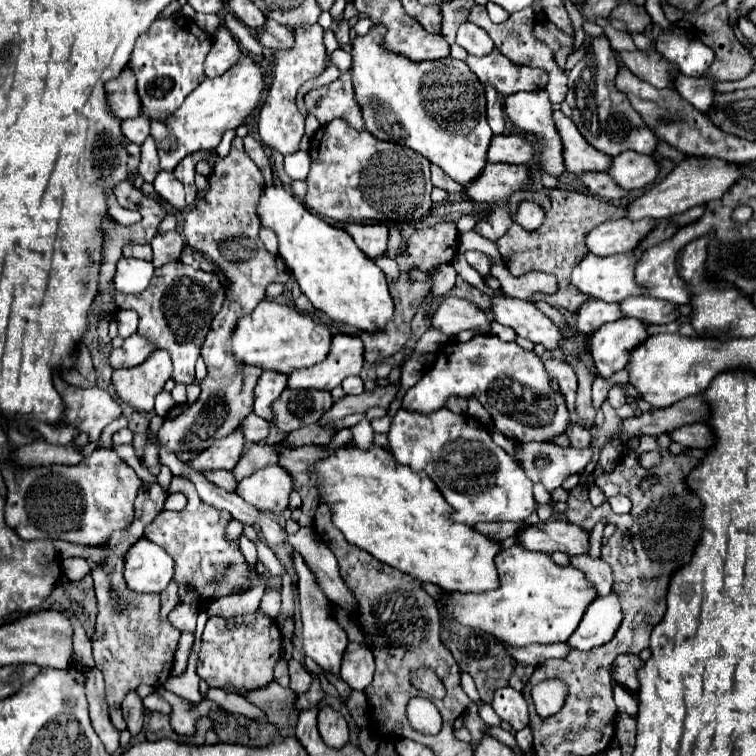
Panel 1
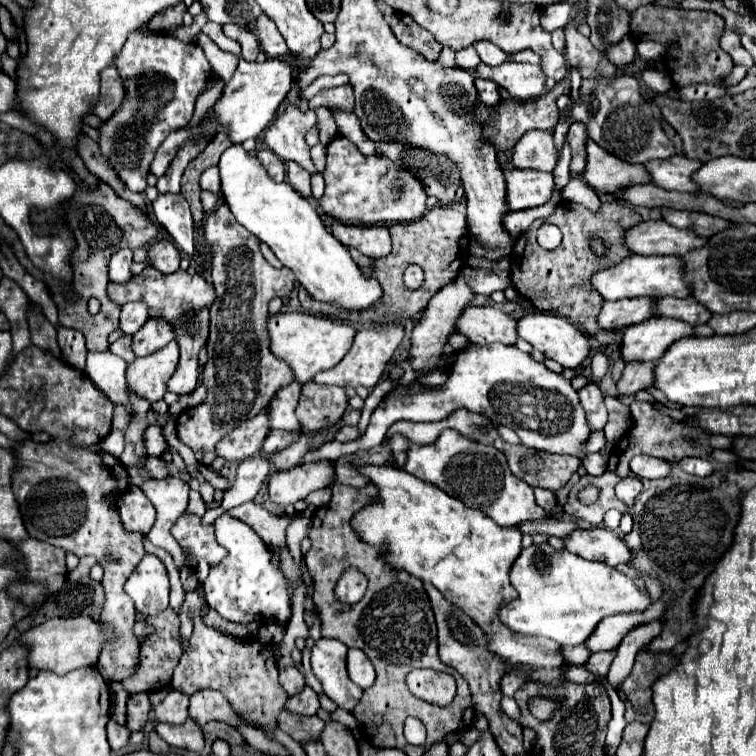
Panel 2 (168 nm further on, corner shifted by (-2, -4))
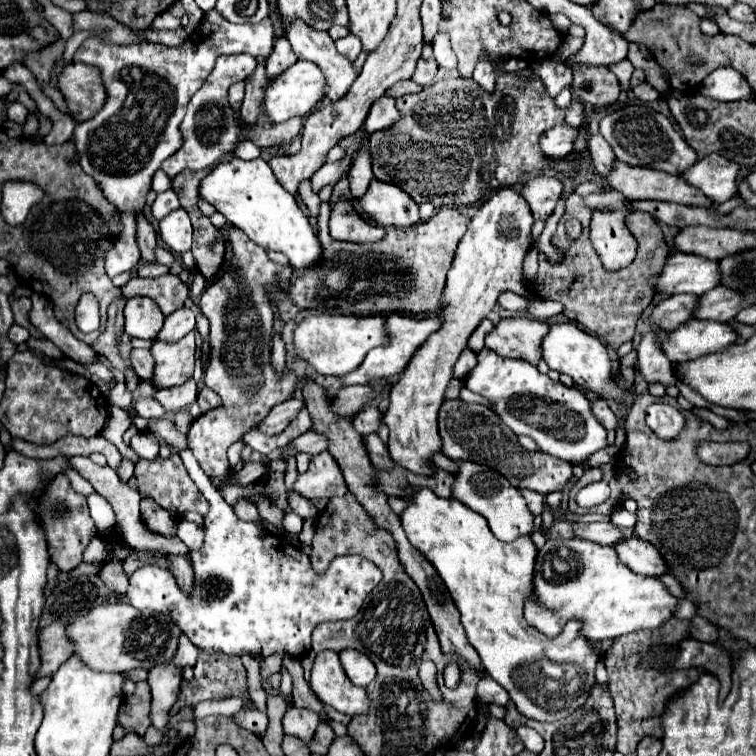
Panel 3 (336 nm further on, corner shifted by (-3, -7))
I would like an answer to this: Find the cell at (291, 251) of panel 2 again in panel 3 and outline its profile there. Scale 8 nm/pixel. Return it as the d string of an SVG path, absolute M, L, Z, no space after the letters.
M233 157L217 163L201 181L199 197L225 215L233 227L245 231L257 245L285 253L297 271L303 271L319 261L321 243L317 243L317 235L313 233L307 215L297 205L297 199L277 183L269 163L261 157L253 161Z

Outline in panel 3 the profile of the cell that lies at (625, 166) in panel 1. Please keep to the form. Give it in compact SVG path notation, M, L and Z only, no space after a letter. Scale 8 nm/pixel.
M709 155L697 161L691 169L687 169L683 173L683 179L699 187L715 203L725 203L735 195L739 195L739 189L737 189L739 169L741 167L737 167L737 163L721 155Z

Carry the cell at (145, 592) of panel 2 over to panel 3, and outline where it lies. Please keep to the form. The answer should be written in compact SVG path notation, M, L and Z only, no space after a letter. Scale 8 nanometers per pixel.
M189 449L179 451L189 477L195 481L203 497L209 501L209 513L205 515L205 541L199 549L201 559L201 587L193 587L193 595L185 595L173 575L167 569L157 565L145 565L129 577L127 601L137 609L151 609L169 613L173 621L183 629L195 647L205 653L225 653L225 655L245 655L257 653L261 657L279 653L281 657L301 659L311 651L311 633L319 623L351 619L363 605L363 599L377 587L381 581L381 569L359 555L345 555L331 561L325 573L315 573L301 549L297 549L283 535L273 535L255 523L241 521L235 511L221 499L221 493L211 485L209 477L201 471L197 459Z

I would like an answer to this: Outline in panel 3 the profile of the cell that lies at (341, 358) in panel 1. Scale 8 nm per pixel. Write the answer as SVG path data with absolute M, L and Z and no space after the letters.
M397 313L389 315L387 331L391 335L391 345L371 349L369 355L365 357L365 361L361 363L361 367L355 369L353 373L343 375L341 381L345 385L365 385L371 379L389 379L389 377L401 375L401 371L409 365L409 361L417 353L417 347L421 347L421 343L425 343L429 339L429 335L435 333L437 329L441 329L441 319L439 317L433 317L433 319L415 319L415 317L407 317L407 315L397 315Z

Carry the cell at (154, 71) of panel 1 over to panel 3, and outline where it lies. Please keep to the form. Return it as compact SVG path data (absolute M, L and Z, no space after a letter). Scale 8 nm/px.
M211 9L203 18L200 28L181 47L147 41L113 45L95 35L85 39L75 51L75 61L93 65L101 71L107 91L107 101L101 111L75 127L73 143L81 169L99 183L105 199L117 207L121 217L121 235L105 253L105 271L109 277L131 271L137 265L137 259L141 259L135 241L135 217L145 207L153 173L167 157L181 149L183 137L179 125L185 117L187 103L213 71L217 57L249 53L267 59L273 49L275 33L271 17L265 17L255 25L233 25Z

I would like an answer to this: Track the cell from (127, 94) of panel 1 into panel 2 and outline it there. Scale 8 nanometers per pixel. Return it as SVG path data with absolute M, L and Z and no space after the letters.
M110 66L102 72L102 88L100 88L100 100L94 108L94 114L102 120L108 120L114 116L114 112L120 110L120 104L124 100L124 84L120 80L120 74L116 66Z

